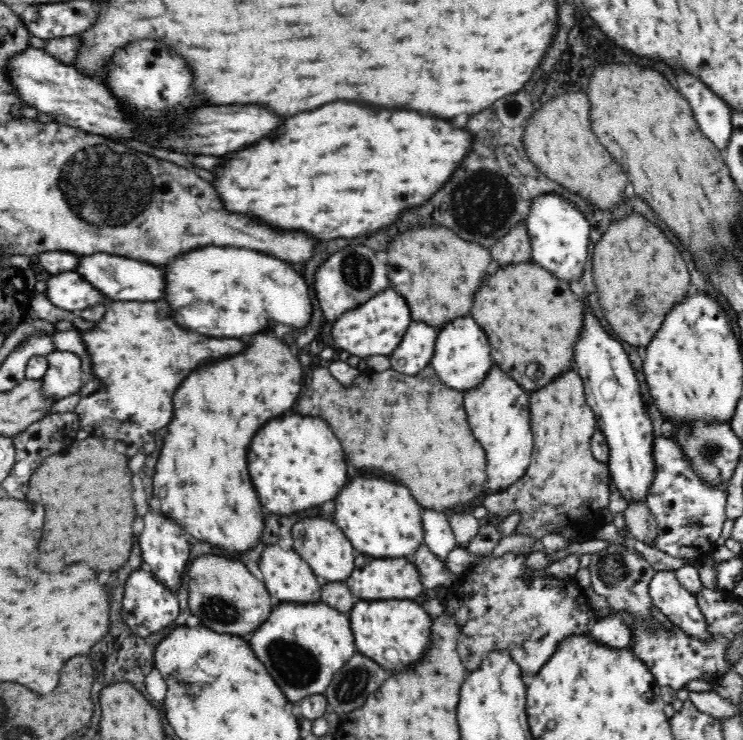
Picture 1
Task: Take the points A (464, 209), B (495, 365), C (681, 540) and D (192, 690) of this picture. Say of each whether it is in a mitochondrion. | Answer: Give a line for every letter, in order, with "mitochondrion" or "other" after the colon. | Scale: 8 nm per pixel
A: mitochondrion
B: other
C: other
D: mitochondrion

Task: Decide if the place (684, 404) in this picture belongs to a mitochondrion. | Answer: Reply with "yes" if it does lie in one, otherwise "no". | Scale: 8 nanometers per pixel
no

